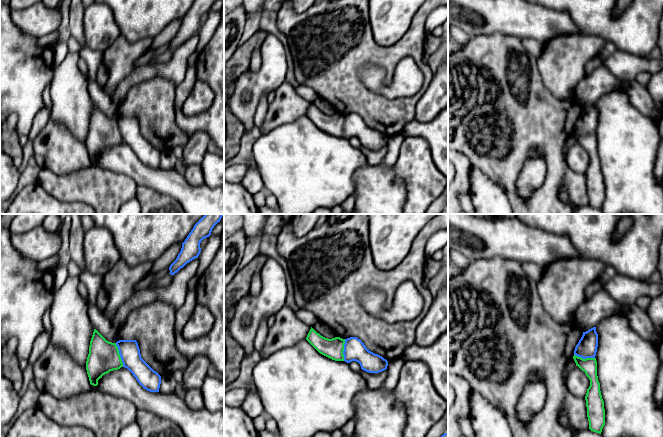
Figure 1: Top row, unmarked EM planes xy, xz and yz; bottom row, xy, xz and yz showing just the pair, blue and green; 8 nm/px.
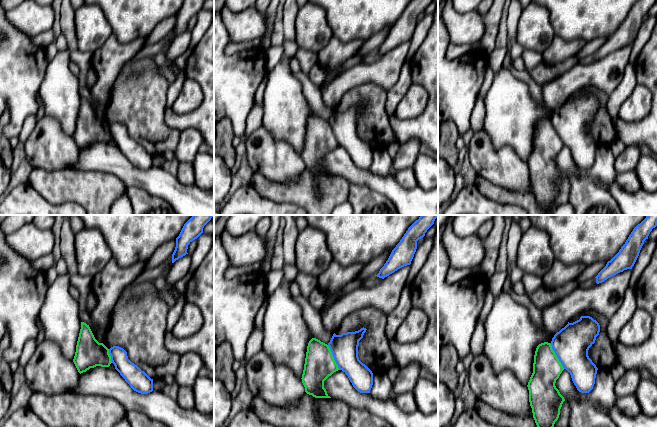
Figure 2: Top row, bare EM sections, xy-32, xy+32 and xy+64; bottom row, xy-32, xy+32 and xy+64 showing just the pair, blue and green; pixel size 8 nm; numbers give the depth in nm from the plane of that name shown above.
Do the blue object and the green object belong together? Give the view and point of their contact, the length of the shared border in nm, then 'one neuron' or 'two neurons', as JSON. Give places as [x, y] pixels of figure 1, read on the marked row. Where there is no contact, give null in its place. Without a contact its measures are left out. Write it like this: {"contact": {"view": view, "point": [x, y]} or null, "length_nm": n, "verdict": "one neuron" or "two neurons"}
{"contact": {"view": "xy", "point": [120, 355]}, "length_nm": 200, "verdict": "two neurons"}

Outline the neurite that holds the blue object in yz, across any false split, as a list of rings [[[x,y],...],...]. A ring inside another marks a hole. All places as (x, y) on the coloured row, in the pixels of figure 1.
[[[596,327],[583,332],[581,339],[575,347],[574,355],[586,358],[595,358],[598,347],[598,334]]]

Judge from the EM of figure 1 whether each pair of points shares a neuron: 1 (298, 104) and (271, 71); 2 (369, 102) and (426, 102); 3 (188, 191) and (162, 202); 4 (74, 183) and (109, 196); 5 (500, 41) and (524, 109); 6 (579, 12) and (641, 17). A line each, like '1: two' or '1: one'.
1: two
2: two
3: two
4: one
5: one
6: one

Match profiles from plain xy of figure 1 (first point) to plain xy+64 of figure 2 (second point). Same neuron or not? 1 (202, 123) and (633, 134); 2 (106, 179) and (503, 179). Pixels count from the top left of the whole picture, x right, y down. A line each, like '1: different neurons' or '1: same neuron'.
1: same neuron
2: different neurons

